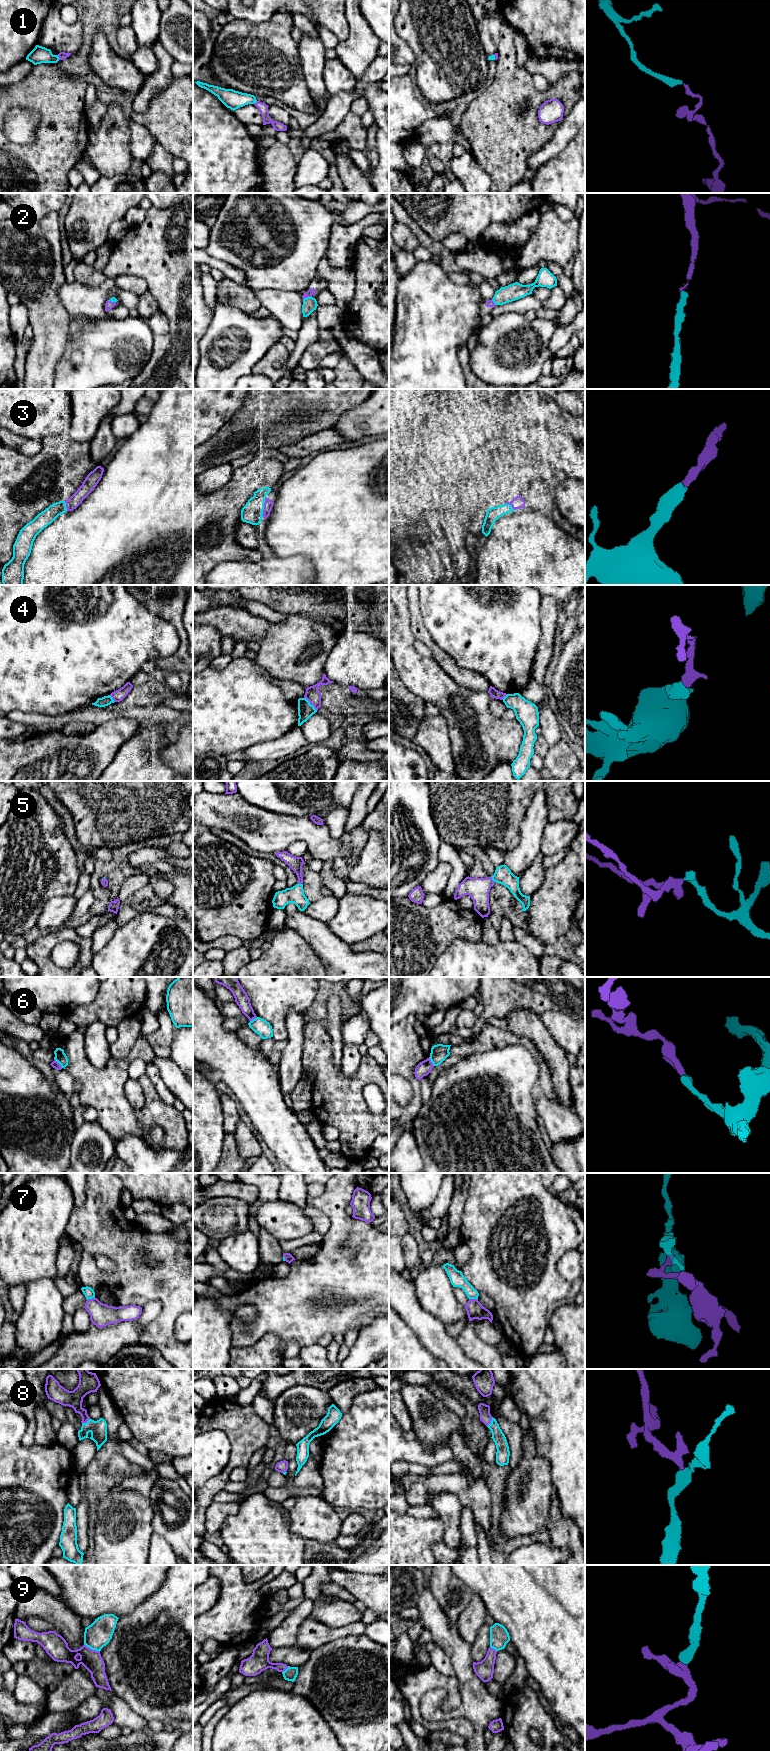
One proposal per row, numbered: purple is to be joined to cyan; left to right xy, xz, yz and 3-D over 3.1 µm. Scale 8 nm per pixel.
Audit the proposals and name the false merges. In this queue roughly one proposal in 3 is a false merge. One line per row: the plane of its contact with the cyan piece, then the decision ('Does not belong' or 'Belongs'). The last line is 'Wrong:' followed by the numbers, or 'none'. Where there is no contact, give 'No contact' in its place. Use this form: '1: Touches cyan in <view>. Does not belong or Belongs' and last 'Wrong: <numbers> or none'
1: Touches cyan in xy. Belongs
2: Touches cyan in xz. Belongs
3: Touches cyan in xz. Belongs
4: Touches cyan in xz. Does not belong
5: Touches cyan in yz. Belongs
6: Touches cyan in xy. Does not belong
7: Touches cyan in yz. Does not belong
8: Touches cyan in yz. Belongs
9: Touches cyan in xy. Does not belong
Wrong: 4, 6, 7, 9

